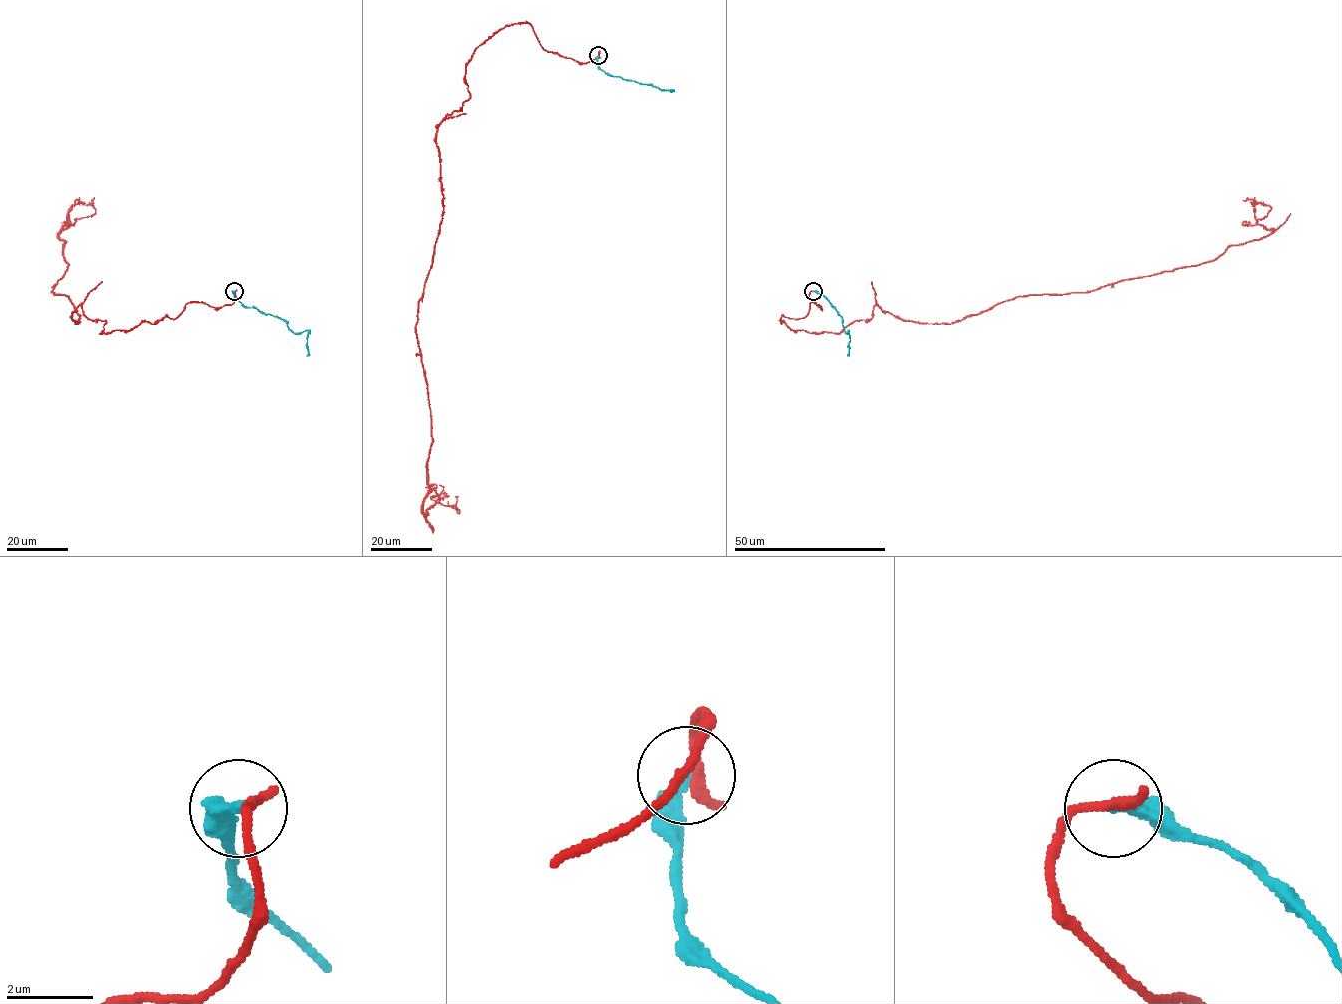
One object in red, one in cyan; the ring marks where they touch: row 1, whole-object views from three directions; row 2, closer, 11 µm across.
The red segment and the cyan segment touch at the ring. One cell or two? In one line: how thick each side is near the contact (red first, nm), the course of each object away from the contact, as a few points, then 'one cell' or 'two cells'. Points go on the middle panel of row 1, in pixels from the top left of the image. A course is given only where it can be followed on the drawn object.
calibres 320 and 320 nm; course red (598, 55), (506, 25), (438, 125), (423, 513), (458, 496); course cyan (598, 55), (597, 66), (608, 74), (670, 90); two cells

